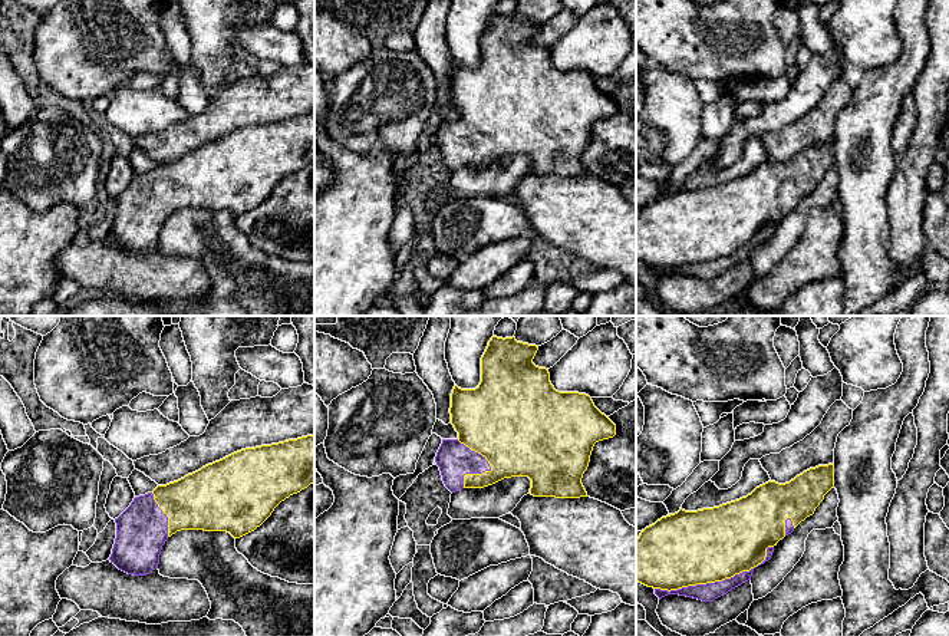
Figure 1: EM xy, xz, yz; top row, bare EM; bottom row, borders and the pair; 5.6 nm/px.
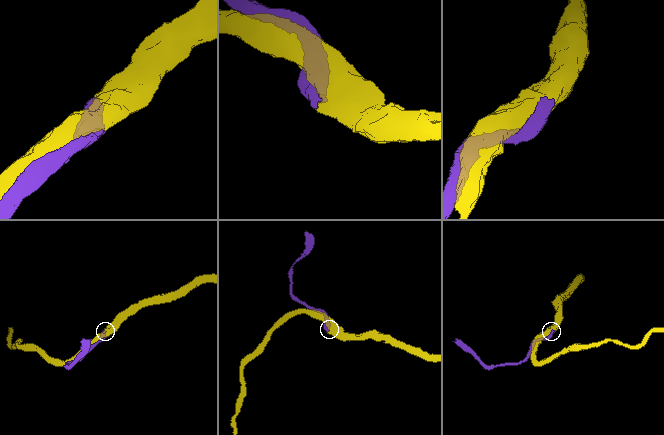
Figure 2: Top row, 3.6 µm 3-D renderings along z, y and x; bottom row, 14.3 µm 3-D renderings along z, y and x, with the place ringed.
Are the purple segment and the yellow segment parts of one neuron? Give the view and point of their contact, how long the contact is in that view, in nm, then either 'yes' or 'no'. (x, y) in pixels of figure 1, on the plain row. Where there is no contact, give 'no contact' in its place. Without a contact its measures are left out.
meets purple in yz at (717, 260); contact 700 nm long; yes

